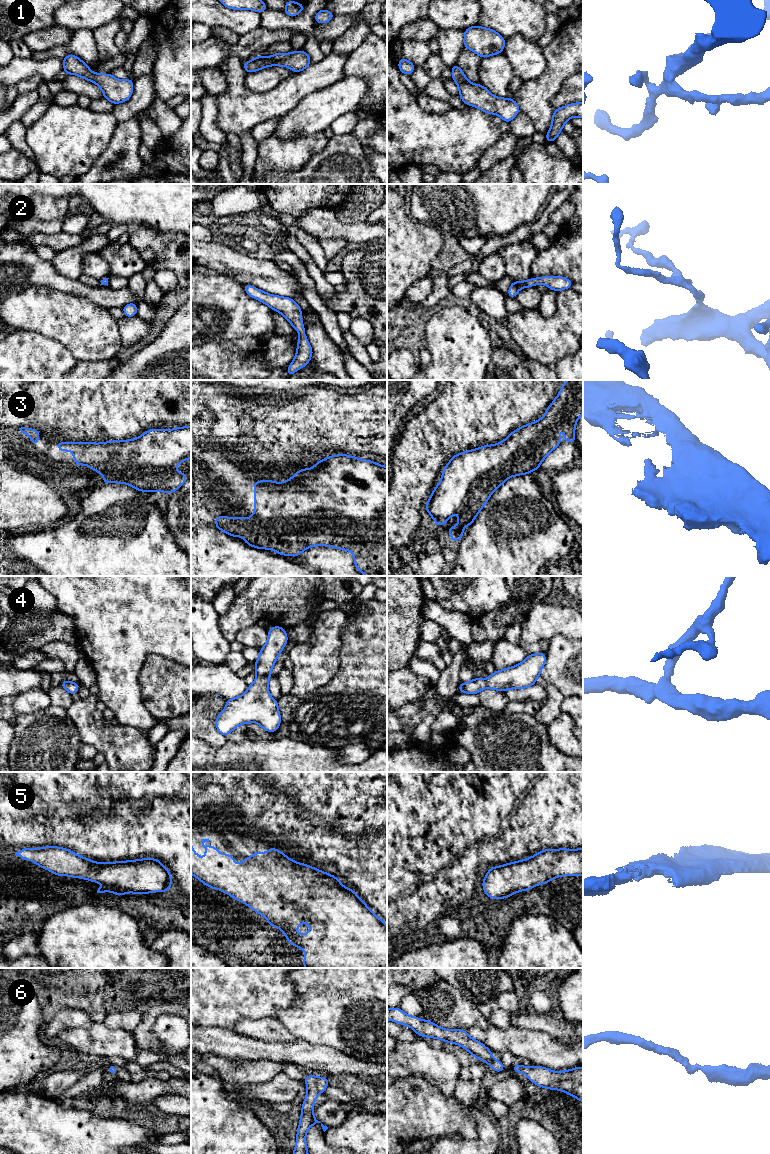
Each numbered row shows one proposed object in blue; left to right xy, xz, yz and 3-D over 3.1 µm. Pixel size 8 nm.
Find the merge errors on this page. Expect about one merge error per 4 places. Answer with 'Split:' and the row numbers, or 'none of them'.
Split: none of them

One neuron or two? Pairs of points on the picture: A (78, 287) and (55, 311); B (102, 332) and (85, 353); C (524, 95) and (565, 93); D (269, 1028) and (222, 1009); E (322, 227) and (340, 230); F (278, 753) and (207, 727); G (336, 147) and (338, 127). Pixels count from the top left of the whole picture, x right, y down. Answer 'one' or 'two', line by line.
A: two
B: one
C: two
D: two
E: one
F: two
G: two

